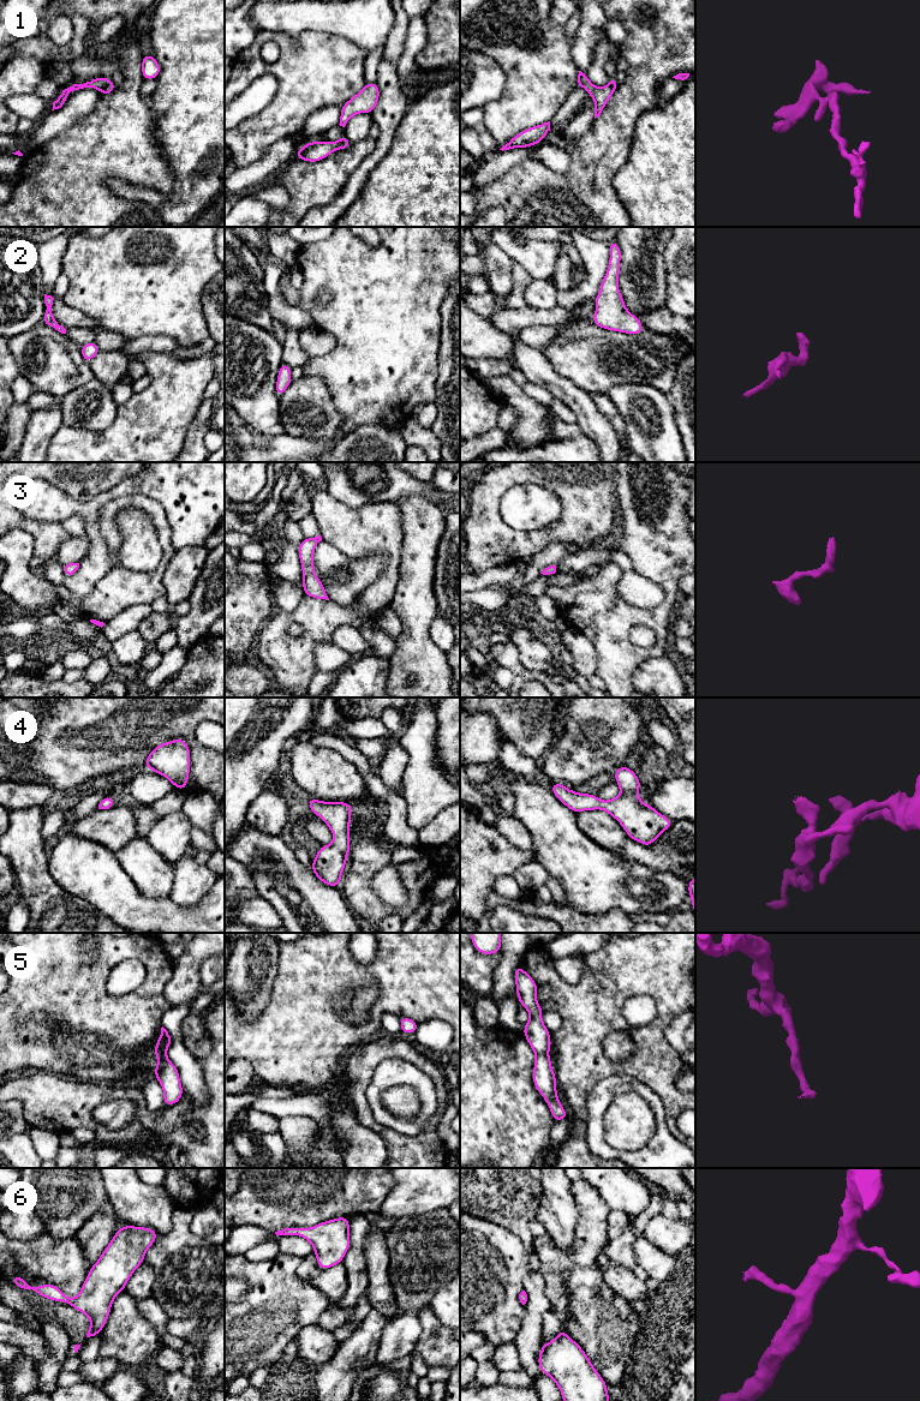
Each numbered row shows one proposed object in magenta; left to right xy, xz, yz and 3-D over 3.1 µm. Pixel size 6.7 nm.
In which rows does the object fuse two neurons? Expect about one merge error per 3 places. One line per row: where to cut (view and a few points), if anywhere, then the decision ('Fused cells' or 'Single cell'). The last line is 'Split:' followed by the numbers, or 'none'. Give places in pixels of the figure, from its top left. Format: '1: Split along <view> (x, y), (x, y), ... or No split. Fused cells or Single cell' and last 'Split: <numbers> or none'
1: Split along xy (109, 79), (101, 90). Fused cells
2: No split. Single cell
3: No split. Single cell
4: No split. Single cell
5: No split. Single cell
6: No split. Single cell
Split: 1

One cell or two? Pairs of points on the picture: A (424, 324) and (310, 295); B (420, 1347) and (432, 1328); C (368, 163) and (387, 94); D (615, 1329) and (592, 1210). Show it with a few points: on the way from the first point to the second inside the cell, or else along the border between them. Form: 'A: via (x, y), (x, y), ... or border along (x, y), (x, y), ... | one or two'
A: via (394, 324), (390, 324), (383, 317), (332, 317) | one
B: via (425, 1342), (432, 1333) | one
C: via (382, 147), (387, 133), (387, 111) | one
D: via (591, 1299), (587, 1292), (589, 1240) | one

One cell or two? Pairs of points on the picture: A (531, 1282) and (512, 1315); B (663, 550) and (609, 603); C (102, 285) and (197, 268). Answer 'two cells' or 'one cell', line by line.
A: two cells
B: one cell
C: one cell

